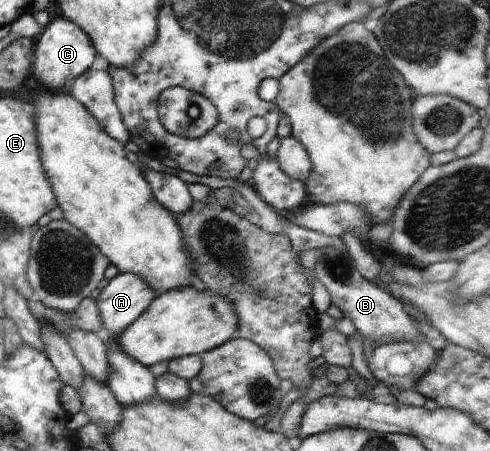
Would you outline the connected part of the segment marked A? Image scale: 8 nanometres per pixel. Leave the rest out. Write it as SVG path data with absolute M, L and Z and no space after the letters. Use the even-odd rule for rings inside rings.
M119 273L110 279L96 298L103 327L110 335L119 335L129 327L157 296L139 275Z

